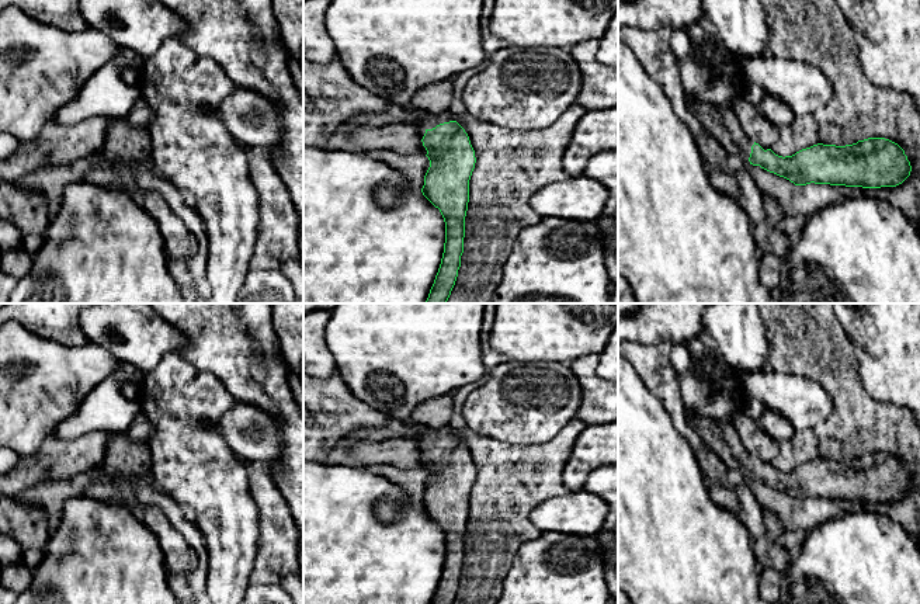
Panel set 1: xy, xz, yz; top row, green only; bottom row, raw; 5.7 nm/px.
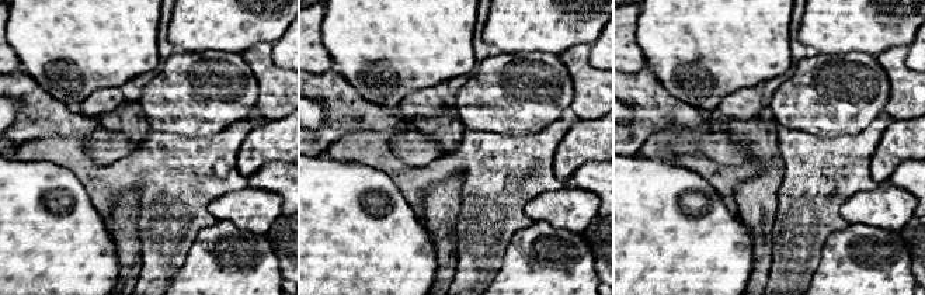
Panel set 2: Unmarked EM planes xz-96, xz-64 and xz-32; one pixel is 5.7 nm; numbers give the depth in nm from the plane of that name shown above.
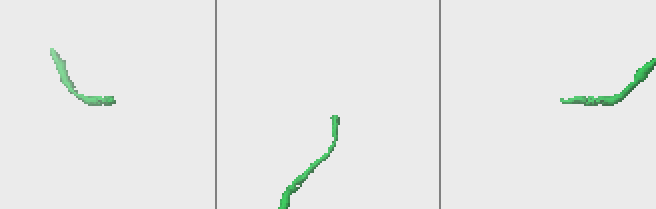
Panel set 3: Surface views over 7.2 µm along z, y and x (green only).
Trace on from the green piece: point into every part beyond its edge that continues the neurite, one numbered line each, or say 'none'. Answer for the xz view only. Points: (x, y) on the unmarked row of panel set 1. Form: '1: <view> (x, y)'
1: xz (426, 434)

